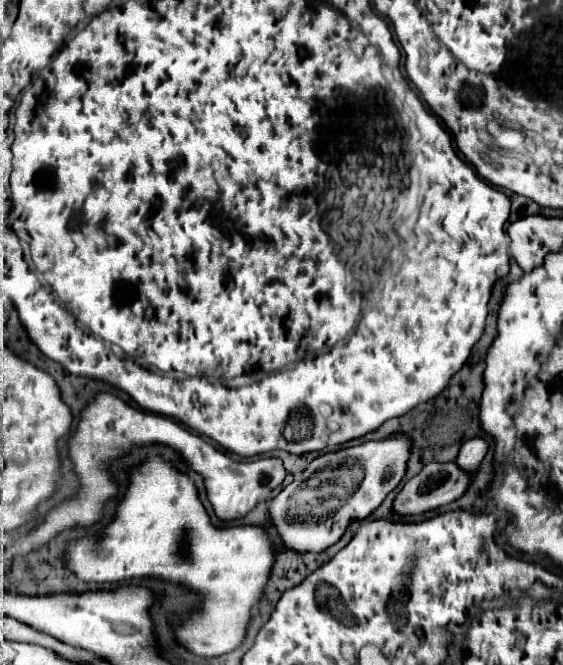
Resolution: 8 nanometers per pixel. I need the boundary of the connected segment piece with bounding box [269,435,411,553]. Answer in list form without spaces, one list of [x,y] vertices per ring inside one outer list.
[[[391,435],[391,439],[365,441],[361,445],[353,445],[339,451],[329,451],[309,463],[309,467],[299,473],[293,483],[289,483],[271,503],[269,513],[279,529],[279,535],[287,547],[297,551],[323,551],[325,547],[339,541],[347,525],[355,519],[365,519],[383,503],[383,499],[393,491],[407,471],[407,461],[411,457],[411,439],[403,439],[403,435]]]

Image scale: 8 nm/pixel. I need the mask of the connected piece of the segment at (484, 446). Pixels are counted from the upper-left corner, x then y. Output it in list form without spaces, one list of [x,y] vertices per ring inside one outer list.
[[[483,437],[467,439],[461,445],[461,451],[459,451],[459,457],[455,463],[459,463],[459,467],[465,471],[477,471],[487,451],[489,451],[489,441],[485,441]]]

